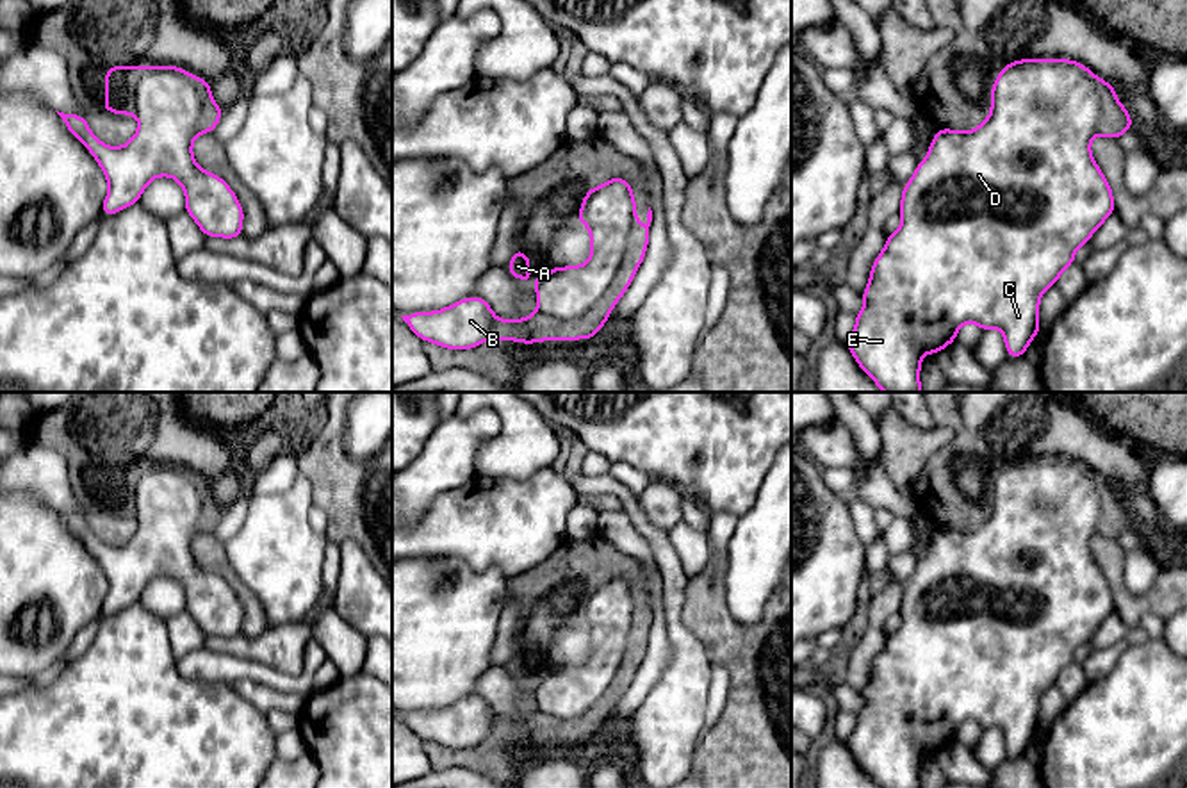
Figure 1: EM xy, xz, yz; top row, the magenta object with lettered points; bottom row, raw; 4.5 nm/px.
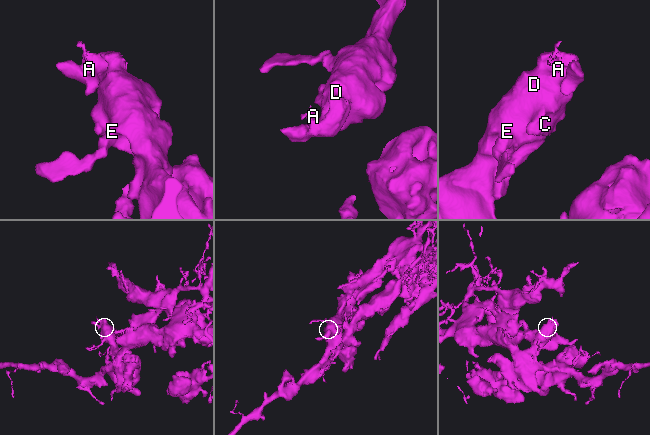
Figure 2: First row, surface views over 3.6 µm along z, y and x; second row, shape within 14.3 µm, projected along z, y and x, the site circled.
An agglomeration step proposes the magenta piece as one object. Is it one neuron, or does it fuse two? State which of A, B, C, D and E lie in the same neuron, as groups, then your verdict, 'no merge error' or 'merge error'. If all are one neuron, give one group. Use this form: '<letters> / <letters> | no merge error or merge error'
A / B C D E | merge error

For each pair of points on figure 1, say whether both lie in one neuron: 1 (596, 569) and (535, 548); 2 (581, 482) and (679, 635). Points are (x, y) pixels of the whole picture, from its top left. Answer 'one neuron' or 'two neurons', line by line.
1: two neurons
2: one neuron

